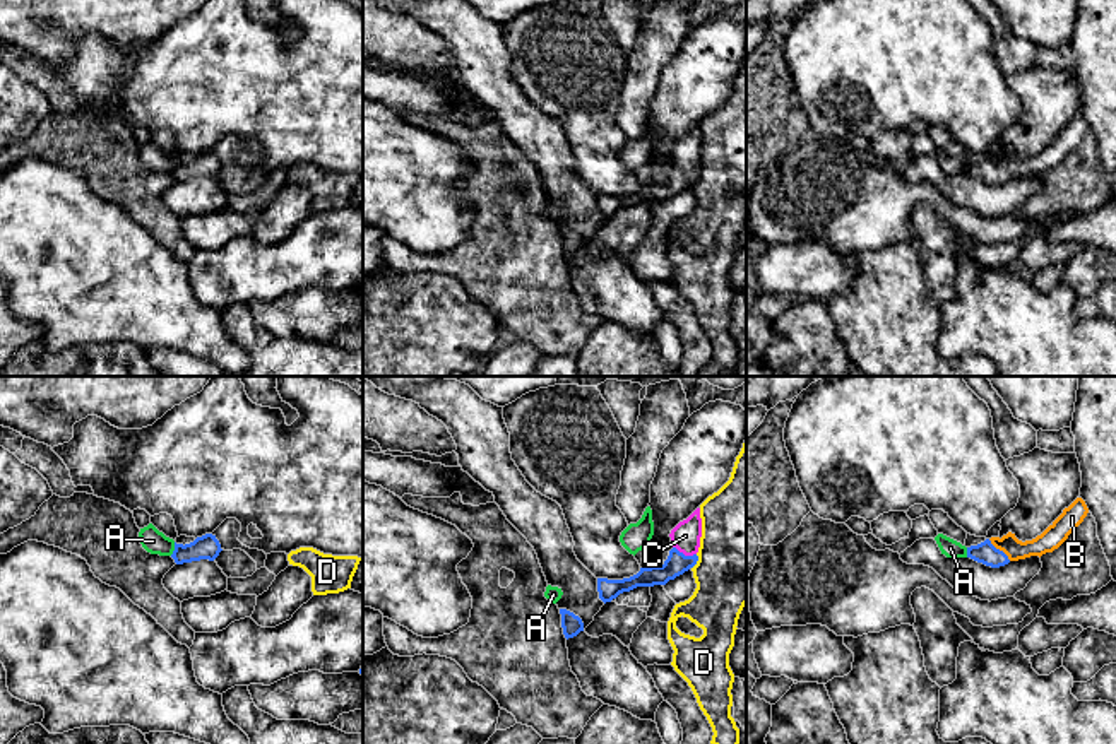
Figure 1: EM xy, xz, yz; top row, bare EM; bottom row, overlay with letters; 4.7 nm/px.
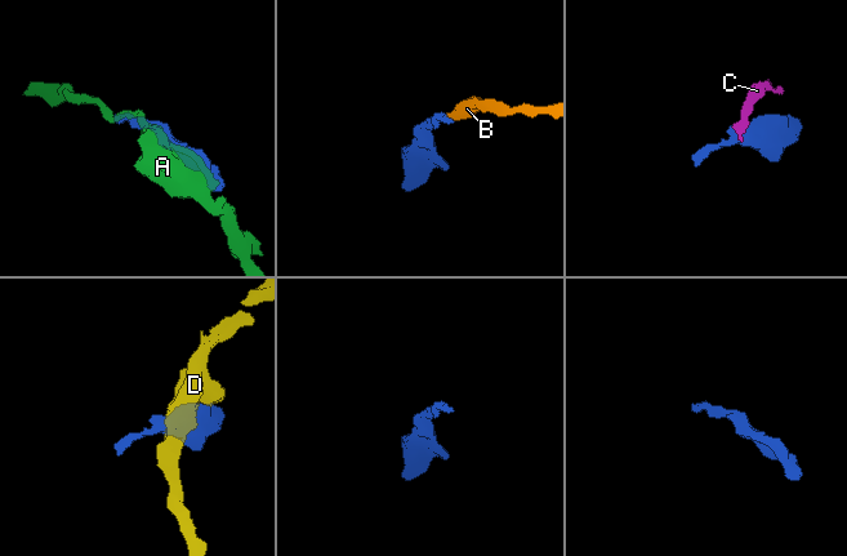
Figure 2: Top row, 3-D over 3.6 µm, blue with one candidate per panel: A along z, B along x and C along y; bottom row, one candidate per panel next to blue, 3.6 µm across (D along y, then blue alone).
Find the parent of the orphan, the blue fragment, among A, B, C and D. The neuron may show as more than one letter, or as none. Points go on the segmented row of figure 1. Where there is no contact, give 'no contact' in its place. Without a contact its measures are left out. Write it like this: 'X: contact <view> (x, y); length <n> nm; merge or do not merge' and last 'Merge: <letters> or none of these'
A: contact xy (175, 549); length 70 nm; do not merge
B: contact yz (998, 549); length 150 nm; merge
C: contact xz (683, 555); length 120 nm; do not merge
D: contact xz (697, 560); length 80 nm; do not merge
Merge: B

